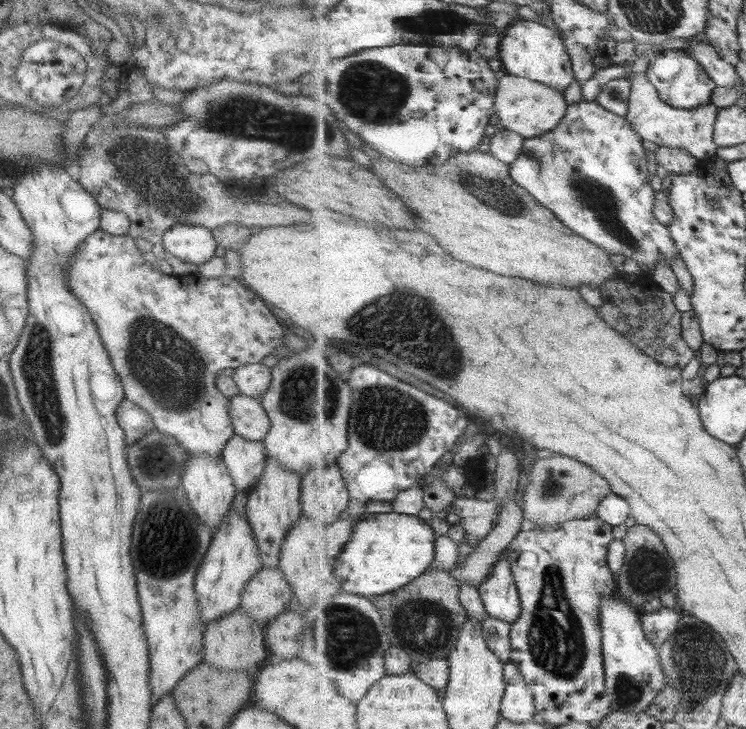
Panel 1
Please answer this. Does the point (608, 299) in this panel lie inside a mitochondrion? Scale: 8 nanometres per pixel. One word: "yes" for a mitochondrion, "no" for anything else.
no

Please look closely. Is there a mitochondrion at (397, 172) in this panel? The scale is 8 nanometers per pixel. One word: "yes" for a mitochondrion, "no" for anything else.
no

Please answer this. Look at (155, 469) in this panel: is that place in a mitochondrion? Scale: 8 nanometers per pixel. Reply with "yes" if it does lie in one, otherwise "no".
yes

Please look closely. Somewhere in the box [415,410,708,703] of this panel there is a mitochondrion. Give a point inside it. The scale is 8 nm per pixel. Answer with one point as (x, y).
(556, 643)

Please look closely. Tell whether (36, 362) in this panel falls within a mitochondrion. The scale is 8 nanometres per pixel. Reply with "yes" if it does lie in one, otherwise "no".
yes

